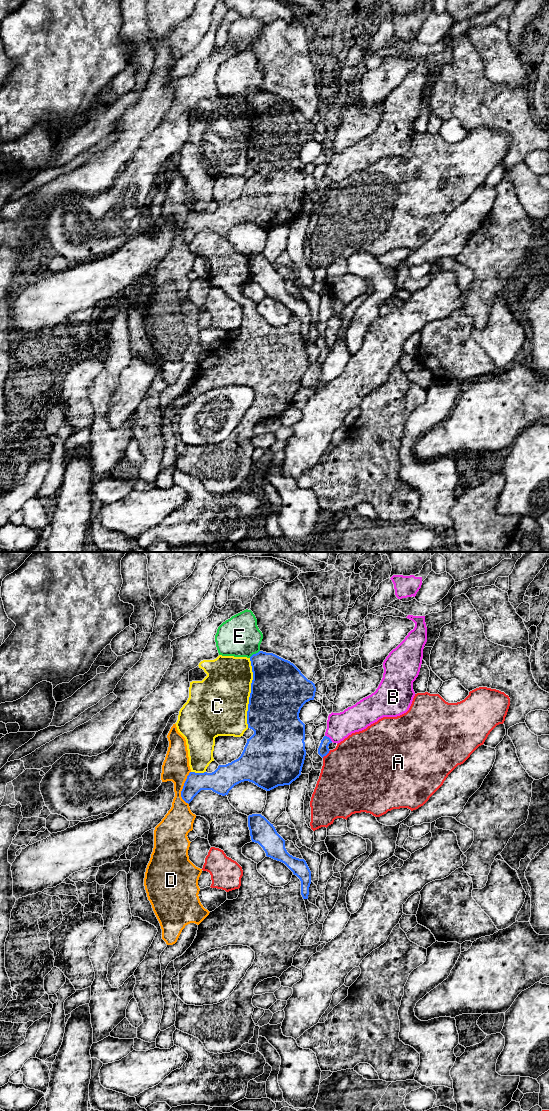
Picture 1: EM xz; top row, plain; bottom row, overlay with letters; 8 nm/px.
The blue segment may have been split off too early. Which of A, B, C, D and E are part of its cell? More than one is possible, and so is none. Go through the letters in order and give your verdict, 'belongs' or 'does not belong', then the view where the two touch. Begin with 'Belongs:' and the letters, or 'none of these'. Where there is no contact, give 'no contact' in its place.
Belongs: none of these
A: does not belong; meets blue in xz
B: does not belong; meets blue in xz
C: does not belong; meets blue in xz
D: does not belong; meets blue in xz
E: does not belong; meets blue in xz

